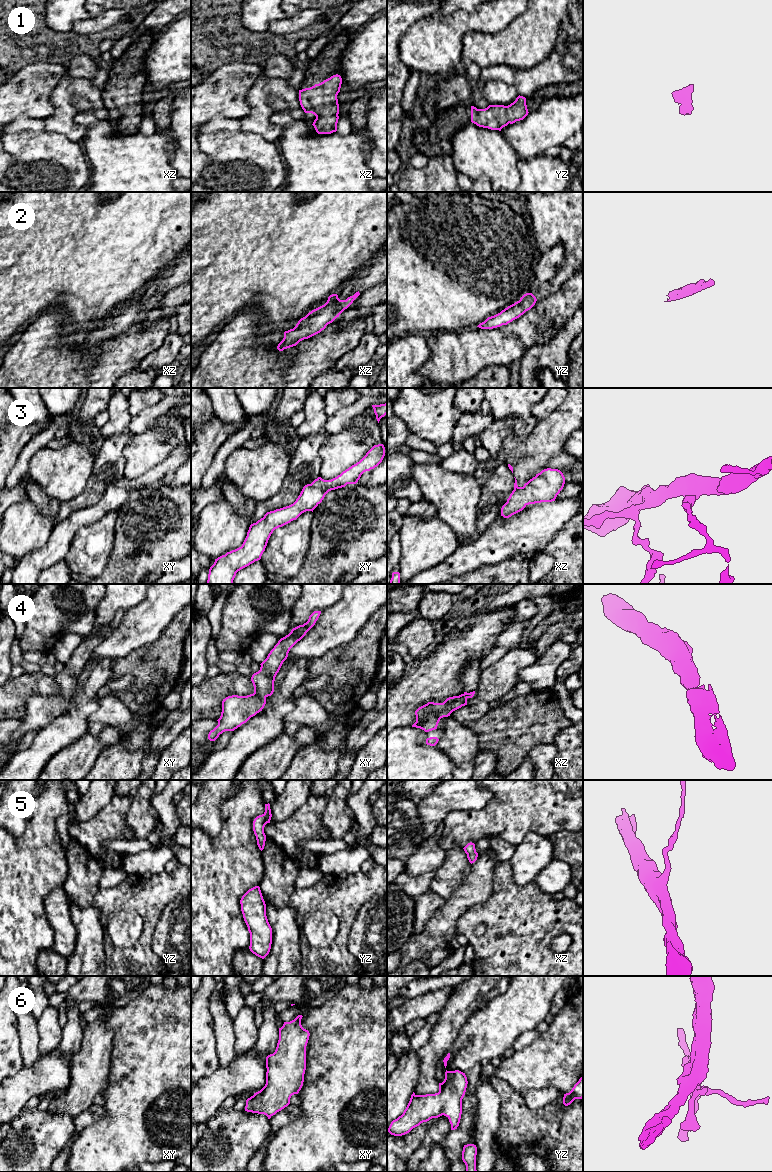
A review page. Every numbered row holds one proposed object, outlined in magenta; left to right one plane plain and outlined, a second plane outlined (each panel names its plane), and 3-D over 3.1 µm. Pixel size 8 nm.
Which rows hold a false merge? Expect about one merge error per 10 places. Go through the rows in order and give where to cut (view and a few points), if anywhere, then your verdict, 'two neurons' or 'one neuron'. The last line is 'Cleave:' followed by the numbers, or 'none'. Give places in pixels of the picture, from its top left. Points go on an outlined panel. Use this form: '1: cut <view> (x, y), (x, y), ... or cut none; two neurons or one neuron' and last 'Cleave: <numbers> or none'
1: cut none; one neuron
2: cut none; one neuron
3: cut none; one neuron
4: cut none; one neuron
5: cut none; one neuron
6: cut none; one neuron
Cleave: none

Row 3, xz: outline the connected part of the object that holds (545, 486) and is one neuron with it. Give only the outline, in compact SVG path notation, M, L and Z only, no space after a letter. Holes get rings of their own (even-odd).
M547 468L536 474L523 487L517 485L501 508L501 516L509 518L522 511L527 505L555 501L563 489L565 477L558 469ZM514 477L515 478L515 477Z

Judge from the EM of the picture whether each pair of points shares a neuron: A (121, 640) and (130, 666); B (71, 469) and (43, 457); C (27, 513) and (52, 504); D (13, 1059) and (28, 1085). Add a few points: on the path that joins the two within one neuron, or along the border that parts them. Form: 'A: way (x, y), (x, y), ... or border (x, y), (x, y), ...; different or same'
A: border (147, 644), (123, 657), (115, 659); different
B: way (64, 469), (55, 469), (50, 464); same
C: border (27, 497), (54, 524); different
D: border (23, 1065), (10, 1076); different

